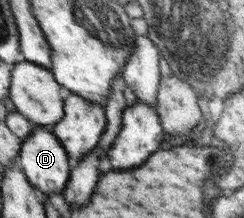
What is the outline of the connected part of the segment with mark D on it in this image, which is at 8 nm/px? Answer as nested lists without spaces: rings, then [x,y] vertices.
[[[36,126],[23,141],[18,162],[30,182],[47,196],[66,190],[71,158],[53,131]]]

